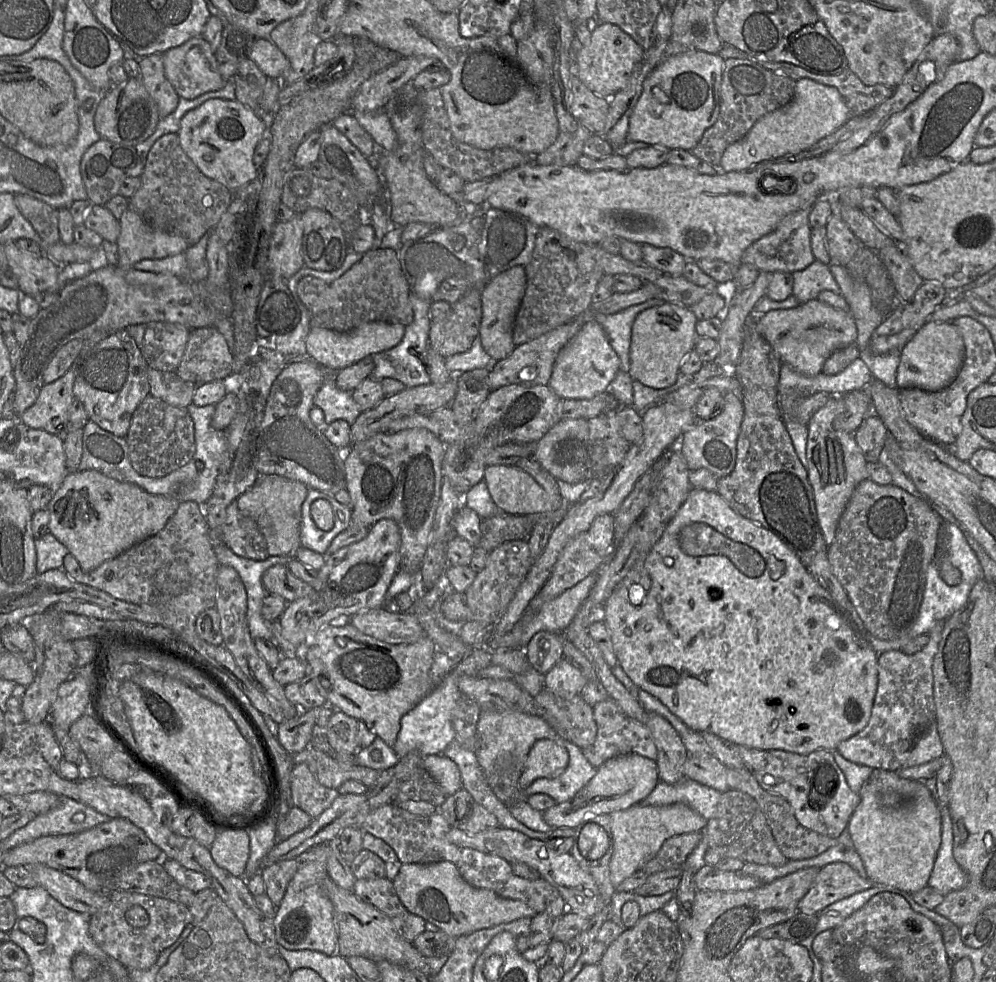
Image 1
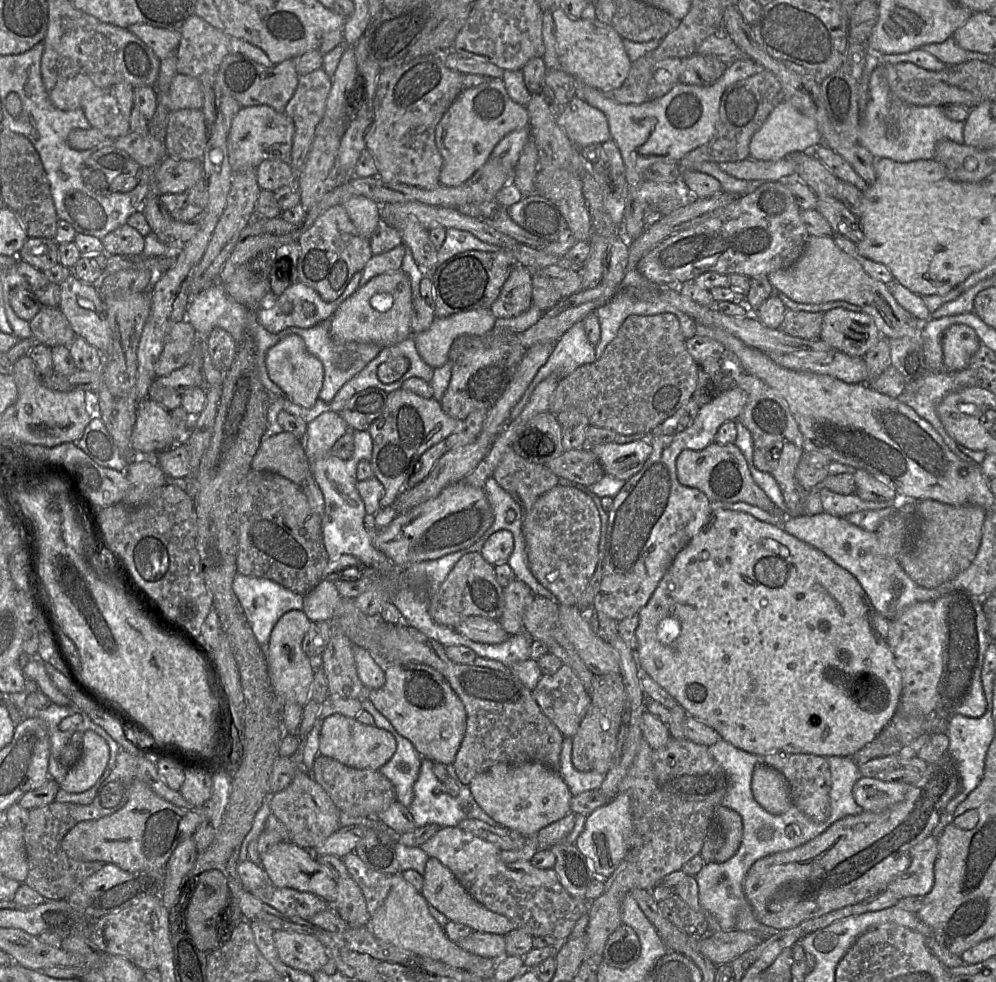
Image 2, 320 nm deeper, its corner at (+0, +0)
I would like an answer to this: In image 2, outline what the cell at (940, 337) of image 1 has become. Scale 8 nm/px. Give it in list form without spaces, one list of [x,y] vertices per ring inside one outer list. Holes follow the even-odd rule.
[[[953,324],[942,335],[943,370],[955,372],[966,368],[977,351],[980,340],[966,324]]]

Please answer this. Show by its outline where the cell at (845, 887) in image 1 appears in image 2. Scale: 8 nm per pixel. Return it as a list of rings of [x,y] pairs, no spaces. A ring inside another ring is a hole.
[[[929,835],[910,852],[909,867],[888,886],[888,891],[899,897],[928,894],[934,884],[934,865],[938,857],[938,837]]]

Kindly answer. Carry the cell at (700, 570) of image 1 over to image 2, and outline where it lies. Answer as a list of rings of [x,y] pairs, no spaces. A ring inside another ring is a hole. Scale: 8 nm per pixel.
[[[718,509],[711,512],[707,523],[701,528],[699,533],[677,554],[671,566],[658,583],[647,604],[637,613],[639,617],[639,623],[636,629],[638,667],[640,670],[645,671],[658,685],[666,690],[679,705],[682,706],[688,716],[692,716],[696,720],[711,727],[719,733],[722,739],[731,743],[738,749],[758,755],[759,757],[778,751],[784,751],[791,754],[815,754],[824,757],[852,757],[857,751],[871,742],[889,724],[898,708],[902,689],[901,670],[896,665],[894,655],[886,639],[878,633],[874,625],[874,612],[876,611],[873,609],[867,594],[858,580],[850,572],[836,564],[822,551],[790,535],[783,529],[783,526],[760,521],[748,513],[729,509]]]

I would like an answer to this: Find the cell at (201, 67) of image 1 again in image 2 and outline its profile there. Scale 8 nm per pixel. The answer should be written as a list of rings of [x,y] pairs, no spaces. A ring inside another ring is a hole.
[[[132,24],[126,29],[151,48],[160,60],[175,54],[181,39],[178,30],[158,28],[148,24]]]

